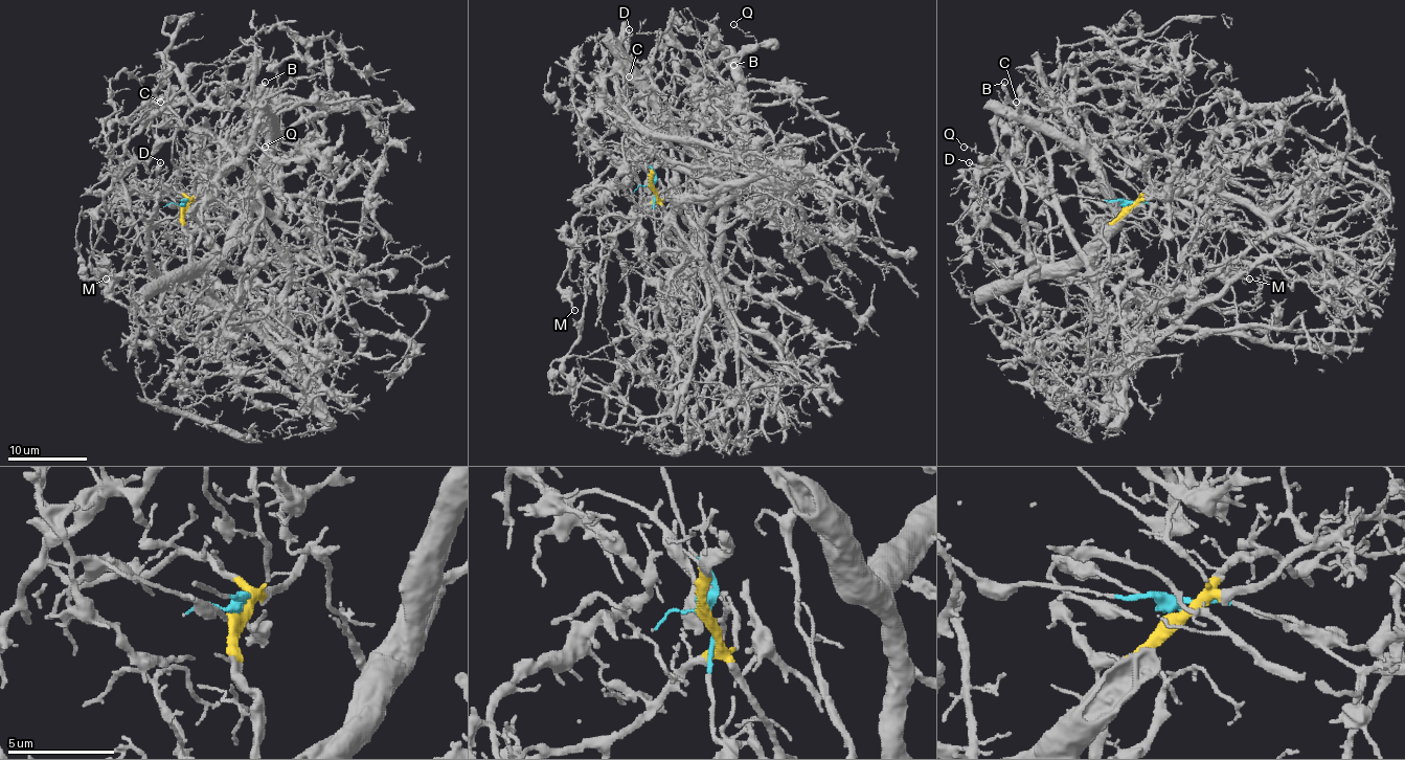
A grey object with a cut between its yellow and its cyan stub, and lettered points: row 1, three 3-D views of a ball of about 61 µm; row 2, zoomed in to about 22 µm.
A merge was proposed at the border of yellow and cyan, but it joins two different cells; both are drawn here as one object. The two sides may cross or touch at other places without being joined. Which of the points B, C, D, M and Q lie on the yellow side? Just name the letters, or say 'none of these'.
B, C, M, Q

